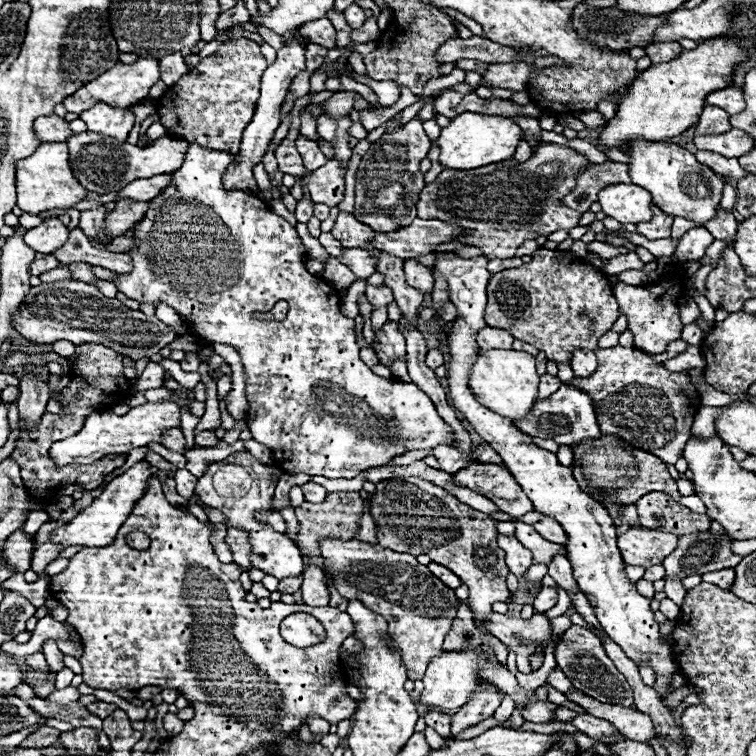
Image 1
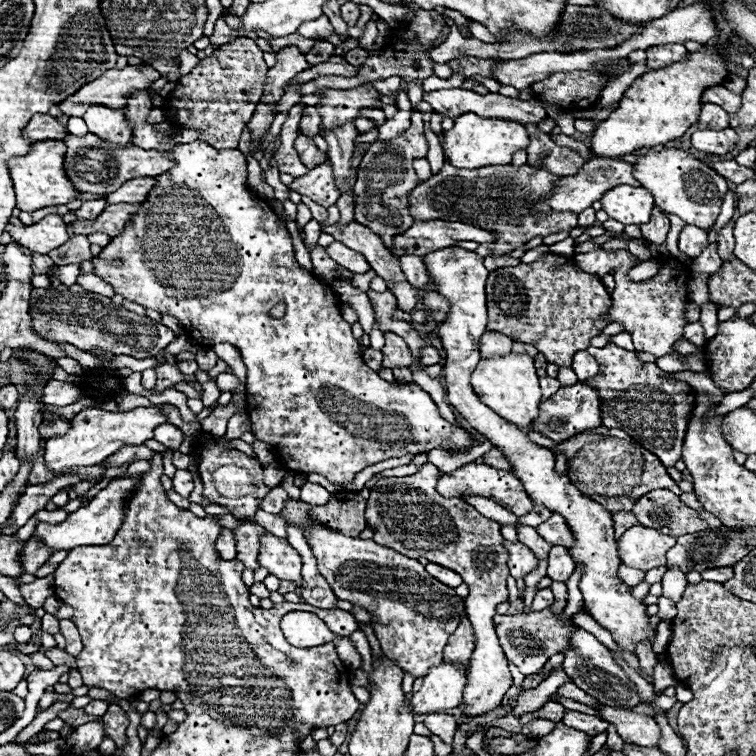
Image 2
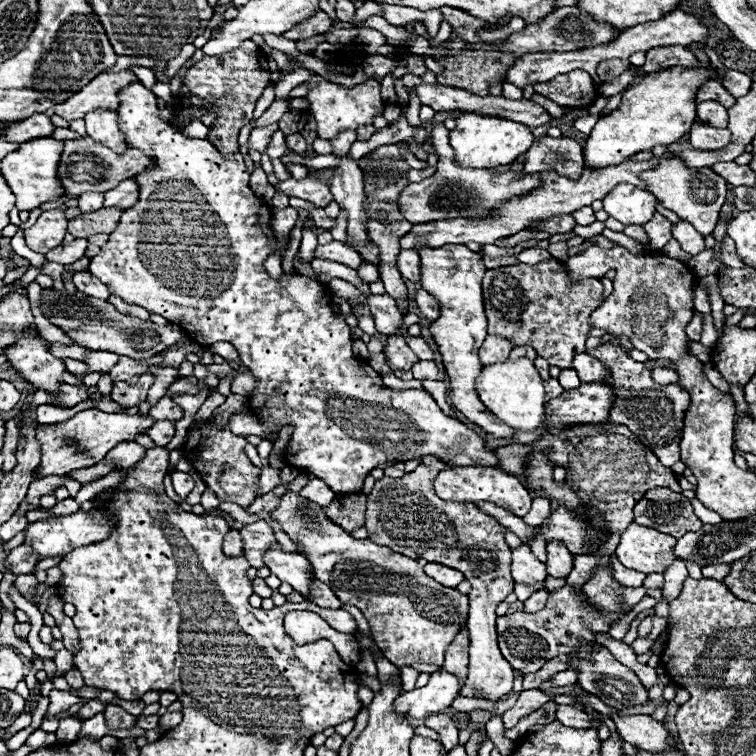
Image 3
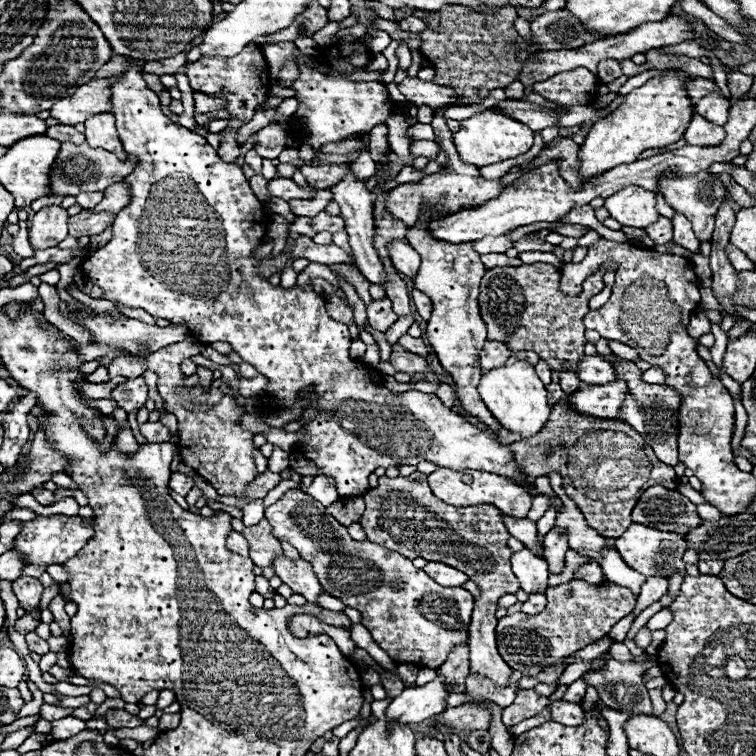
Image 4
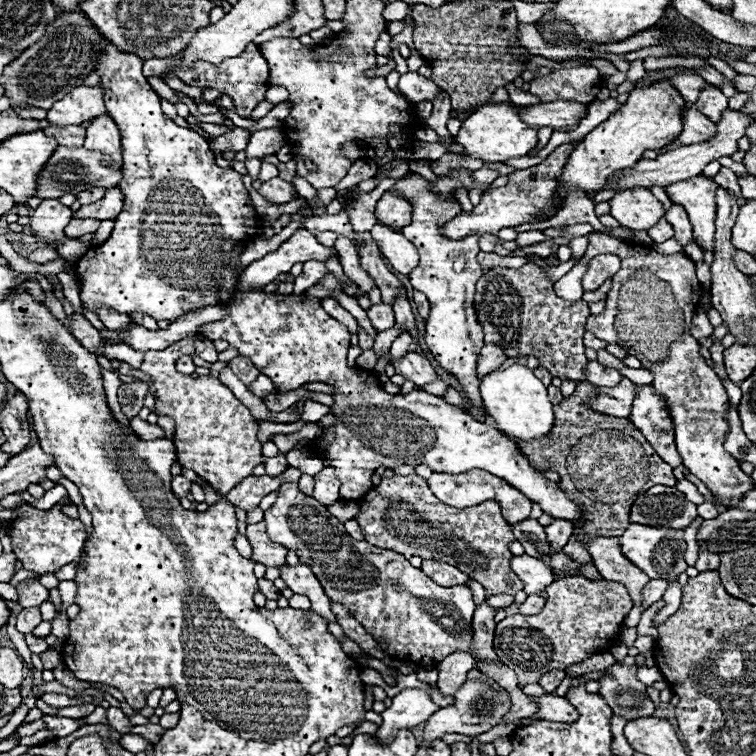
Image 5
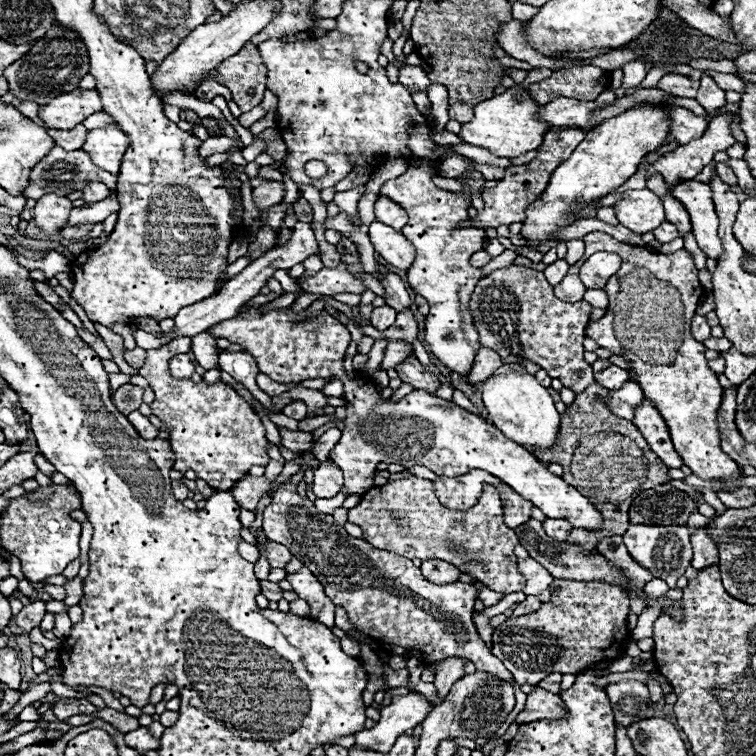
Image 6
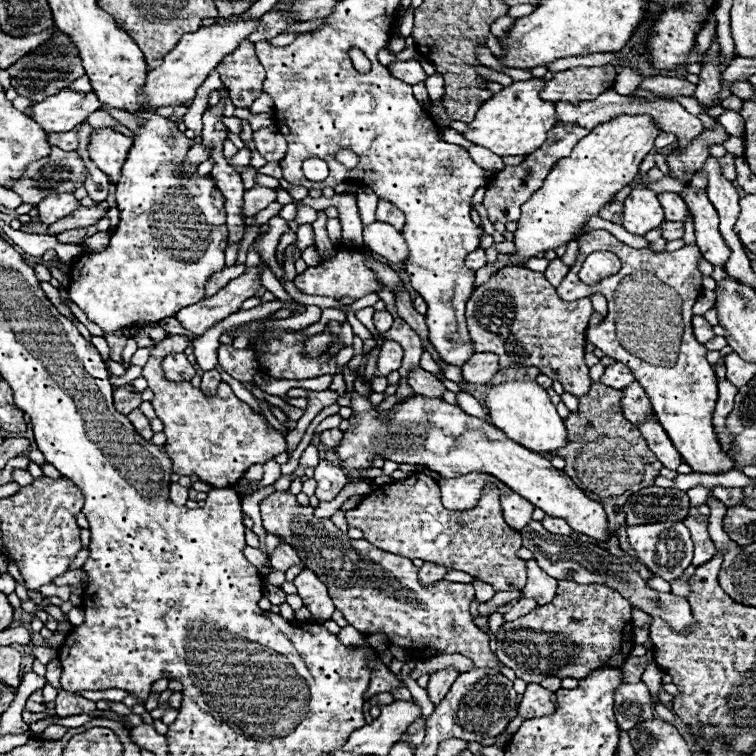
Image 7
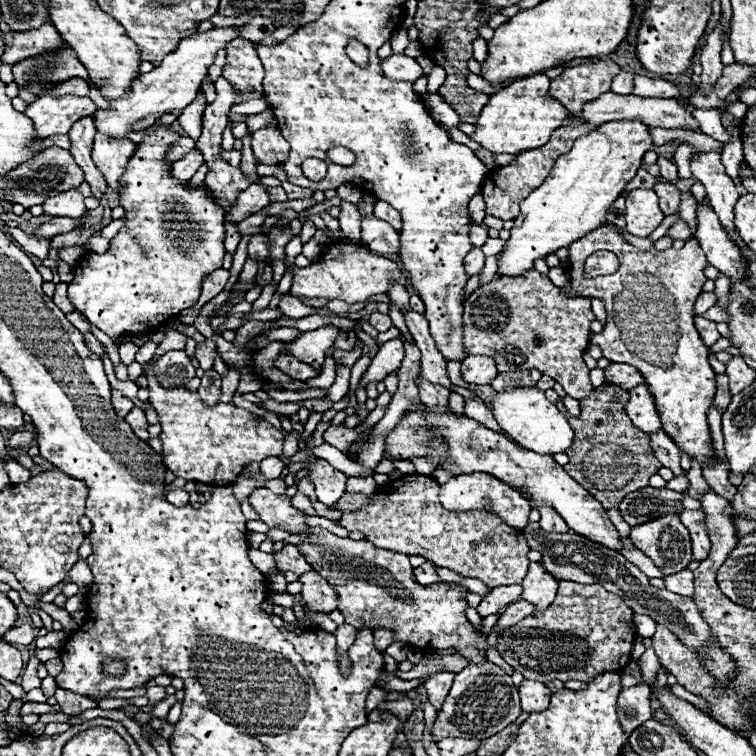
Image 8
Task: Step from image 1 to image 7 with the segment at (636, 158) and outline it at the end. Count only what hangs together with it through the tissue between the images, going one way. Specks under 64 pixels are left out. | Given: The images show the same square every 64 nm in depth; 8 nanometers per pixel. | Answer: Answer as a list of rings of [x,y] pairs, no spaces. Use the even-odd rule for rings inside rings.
[[[690,186],[680,192],[688,210],[694,216],[696,226],[696,244],[702,250],[702,256],[718,268],[724,268],[730,258],[730,248],[726,246],[720,230],[718,230],[718,214],[710,204],[706,192],[694,192]]]

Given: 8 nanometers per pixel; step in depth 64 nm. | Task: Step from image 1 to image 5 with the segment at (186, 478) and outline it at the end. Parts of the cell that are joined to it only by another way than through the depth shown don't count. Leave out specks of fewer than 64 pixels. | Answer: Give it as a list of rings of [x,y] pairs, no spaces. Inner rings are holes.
[[[176,476],[174,480],[172,480],[172,492],[178,496],[178,498],[184,498],[184,496],[188,496],[188,492],[190,492],[190,480],[186,480],[184,476]]]

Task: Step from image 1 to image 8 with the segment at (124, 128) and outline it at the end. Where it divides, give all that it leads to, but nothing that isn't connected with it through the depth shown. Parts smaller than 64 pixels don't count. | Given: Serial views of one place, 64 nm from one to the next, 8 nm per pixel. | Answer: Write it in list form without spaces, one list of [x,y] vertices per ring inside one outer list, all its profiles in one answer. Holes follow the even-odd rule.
[[[98,136],[94,138],[94,148],[92,148],[92,160],[96,168],[104,174],[108,186],[114,192],[120,192],[120,176],[126,170],[126,164],[130,156],[134,156],[136,146],[132,140],[110,140],[108,136]]]

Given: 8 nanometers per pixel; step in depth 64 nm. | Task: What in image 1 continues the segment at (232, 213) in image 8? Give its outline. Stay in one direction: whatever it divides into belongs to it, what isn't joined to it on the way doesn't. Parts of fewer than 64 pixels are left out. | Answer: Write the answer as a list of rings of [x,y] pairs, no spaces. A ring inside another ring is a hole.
[[[328,160],[324,166],[316,168],[308,176],[304,176],[300,180],[300,184],[304,190],[308,190],[310,198],[316,204],[326,204],[326,206],[334,208],[344,198],[346,168],[348,168],[346,164],[342,166],[336,160]]]

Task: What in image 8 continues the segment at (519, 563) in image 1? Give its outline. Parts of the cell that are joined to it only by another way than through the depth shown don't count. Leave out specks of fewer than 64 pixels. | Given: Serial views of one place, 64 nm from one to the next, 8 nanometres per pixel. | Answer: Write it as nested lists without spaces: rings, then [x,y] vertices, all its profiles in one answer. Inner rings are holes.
[[[530,562],[530,570],[522,580],[522,588],[522,600],[528,600],[534,606],[534,612],[542,612],[554,602],[558,580],[544,572],[540,562]]]

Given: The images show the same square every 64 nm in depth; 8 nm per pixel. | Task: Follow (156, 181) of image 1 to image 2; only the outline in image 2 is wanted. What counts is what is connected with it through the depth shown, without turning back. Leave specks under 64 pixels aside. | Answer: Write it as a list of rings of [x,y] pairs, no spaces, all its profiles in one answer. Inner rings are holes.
[[[132,178],[124,182],[116,192],[106,196],[108,204],[138,204],[146,198],[146,192],[154,186],[154,178]]]

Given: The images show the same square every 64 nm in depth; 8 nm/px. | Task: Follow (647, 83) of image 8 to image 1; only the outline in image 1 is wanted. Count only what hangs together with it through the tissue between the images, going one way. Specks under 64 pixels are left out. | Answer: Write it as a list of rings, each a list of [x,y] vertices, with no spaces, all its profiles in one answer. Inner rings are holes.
[[[722,88],[722,90],[714,90],[706,96],[706,104],[710,106],[718,106],[724,108],[728,114],[738,114],[744,108],[744,98],[742,98],[742,90],[738,88]]]

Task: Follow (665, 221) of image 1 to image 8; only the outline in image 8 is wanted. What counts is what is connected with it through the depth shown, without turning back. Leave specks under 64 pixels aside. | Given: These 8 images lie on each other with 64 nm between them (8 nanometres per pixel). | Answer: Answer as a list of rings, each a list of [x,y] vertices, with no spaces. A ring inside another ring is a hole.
[[[676,222],[670,230],[668,230],[668,234],[674,238],[674,240],[690,240],[692,238],[692,232],[690,232],[690,226],[686,224],[686,222]]]

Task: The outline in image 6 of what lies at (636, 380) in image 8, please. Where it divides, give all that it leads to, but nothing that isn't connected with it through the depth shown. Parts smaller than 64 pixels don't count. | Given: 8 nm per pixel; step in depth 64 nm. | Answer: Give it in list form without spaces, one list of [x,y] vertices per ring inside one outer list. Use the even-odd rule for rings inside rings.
[[[610,366],[610,368],[602,370],[602,372],[598,372],[598,374],[594,376],[594,380],[596,380],[598,384],[602,384],[604,388],[608,388],[608,390],[618,390],[618,388],[622,388],[624,382],[630,380],[630,374],[628,374],[628,370],[624,370],[624,368]]]

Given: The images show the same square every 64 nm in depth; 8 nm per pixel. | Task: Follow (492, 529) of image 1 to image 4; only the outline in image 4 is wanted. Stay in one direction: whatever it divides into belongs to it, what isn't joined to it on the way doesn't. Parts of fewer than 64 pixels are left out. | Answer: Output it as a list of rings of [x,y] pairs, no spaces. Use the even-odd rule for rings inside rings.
[[[410,474],[410,476],[396,476],[396,478],[388,478],[382,476],[378,486],[368,490],[364,494],[364,502],[366,502],[366,510],[360,518],[360,524],[368,536],[370,542],[380,544],[388,550],[400,552],[406,558],[426,558],[428,562],[444,562],[448,566],[454,566],[458,570],[462,570],[464,574],[468,574],[468,578],[472,582],[478,584],[478,588],[482,590],[480,598],[474,602],[474,610],[471,616],[470,638],[468,638],[468,648],[470,648],[470,668],[472,672],[486,676],[490,680],[494,680],[498,686],[506,686],[506,678],[510,676],[512,668],[498,656],[496,650],[496,626],[498,620],[495,612],[497,608],[498,598],[504,594],[516,594],[520,590],[520,584],[516,580],[516,576],[510,570],[510,548],[506,546],[510,534],[502,522],[502,514],[496,506],[492,504],[482,504],[482,506],[474,506],[474,508],[454,508],[442,500],[438,500],[432,492],[430,486],[426,482],[424,474]]]

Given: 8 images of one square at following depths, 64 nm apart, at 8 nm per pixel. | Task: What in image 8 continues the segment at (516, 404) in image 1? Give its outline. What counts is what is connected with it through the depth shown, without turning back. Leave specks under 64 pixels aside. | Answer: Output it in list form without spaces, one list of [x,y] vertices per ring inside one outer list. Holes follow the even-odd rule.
[[[510,388],[508,392],[498,392],[492,402],[492,412],[496,422],[504,432],[510,434],[510,438],[532,452],[538,454],[566,454],[566,450],[572,448],[574,430],[570,428],[564,414],[544,398],[544,392],[534,388]]]

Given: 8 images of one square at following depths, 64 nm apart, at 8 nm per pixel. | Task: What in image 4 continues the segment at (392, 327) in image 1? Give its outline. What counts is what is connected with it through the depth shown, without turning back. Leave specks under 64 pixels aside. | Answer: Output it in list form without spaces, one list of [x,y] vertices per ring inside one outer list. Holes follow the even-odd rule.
[[[396,344],[392,346],[392,358],[390,364],[396,368],[396,372],[404,372],[404,374],[422,374],[422,372],[430,372],[428,362],[422,356],[416,356],[412,352],[400,350]]]

